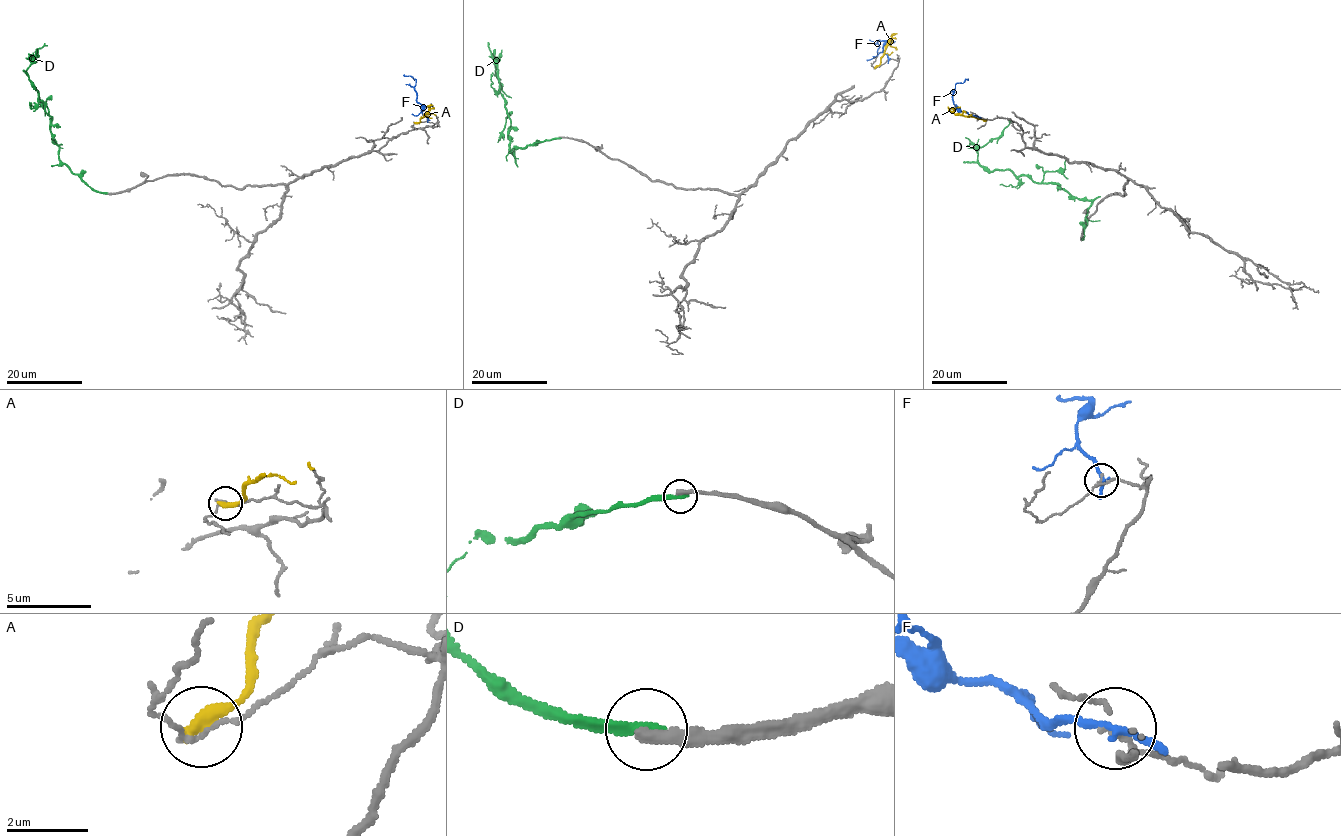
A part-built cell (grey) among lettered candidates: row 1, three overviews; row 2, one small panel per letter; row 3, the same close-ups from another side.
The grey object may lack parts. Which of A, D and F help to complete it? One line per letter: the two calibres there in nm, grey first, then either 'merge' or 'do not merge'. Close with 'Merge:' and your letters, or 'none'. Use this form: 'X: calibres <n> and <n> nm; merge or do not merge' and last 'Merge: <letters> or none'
A: calibres 110 and 360 nm; do not merge
D: calibres 320 and 260 nm; do not merge
F: calibres 90 and 170 nm; do not merge
Merge: none

